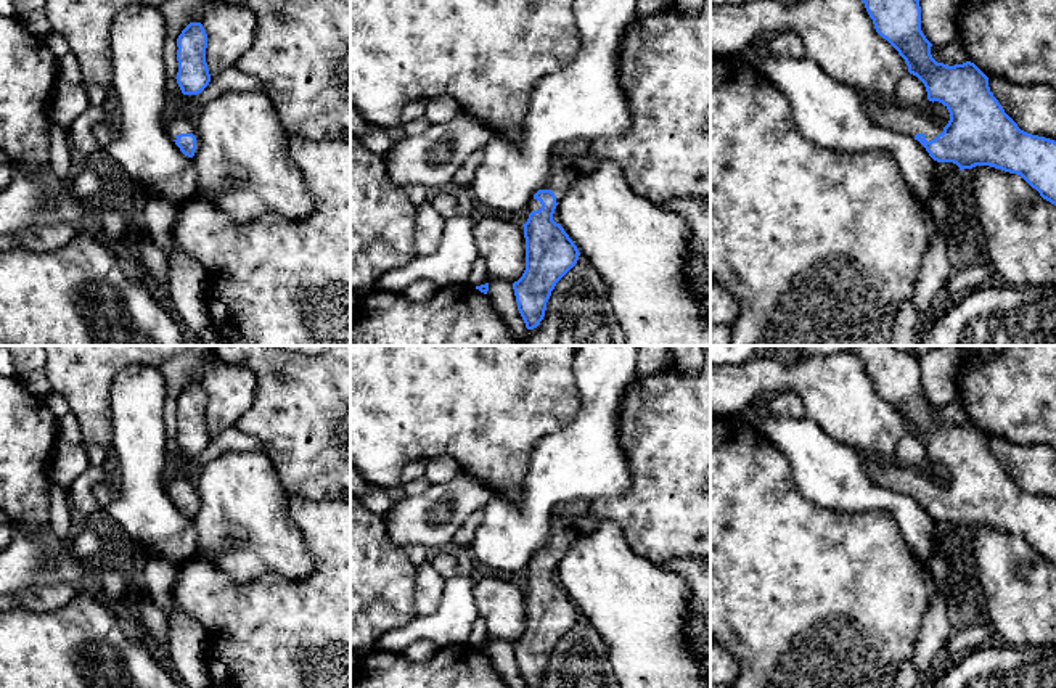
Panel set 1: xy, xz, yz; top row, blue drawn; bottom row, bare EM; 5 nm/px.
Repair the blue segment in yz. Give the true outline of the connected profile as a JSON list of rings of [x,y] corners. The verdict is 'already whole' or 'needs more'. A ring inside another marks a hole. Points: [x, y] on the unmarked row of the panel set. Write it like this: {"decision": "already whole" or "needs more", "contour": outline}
{"decision": "needs more", "contour": [[[853,346],[850,350],[865,363],[876,392],[924,444],[927,460],[942,463],[950,473],[948,484],[939,487],[894,460],[870,460],[871,477],[881,487],[918,500],[937,522],[953,522],[960,530],[990,526],[1017,534],[1056,566],[1056,502],[1021,490],[974,423],[947,426],[932,418],[932,403],[921,391],[919,358],[892,346]]]}

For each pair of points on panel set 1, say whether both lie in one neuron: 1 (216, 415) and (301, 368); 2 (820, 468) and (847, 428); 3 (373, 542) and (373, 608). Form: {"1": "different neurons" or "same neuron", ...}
{"1": "different neurons", "2": "different neurons", "3": "same neuron"}

